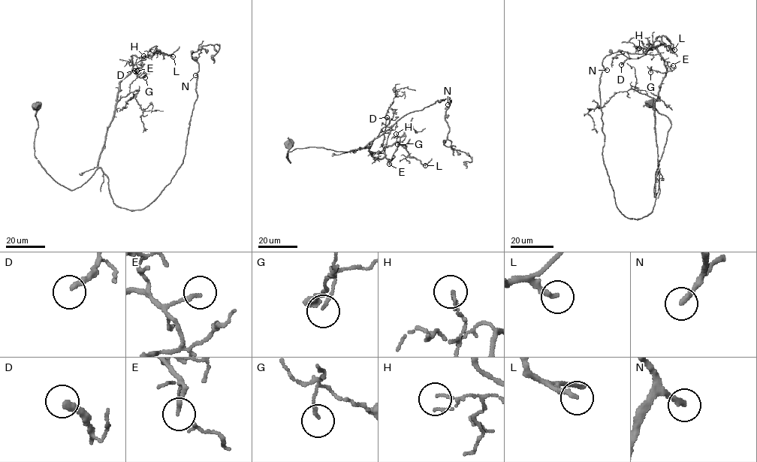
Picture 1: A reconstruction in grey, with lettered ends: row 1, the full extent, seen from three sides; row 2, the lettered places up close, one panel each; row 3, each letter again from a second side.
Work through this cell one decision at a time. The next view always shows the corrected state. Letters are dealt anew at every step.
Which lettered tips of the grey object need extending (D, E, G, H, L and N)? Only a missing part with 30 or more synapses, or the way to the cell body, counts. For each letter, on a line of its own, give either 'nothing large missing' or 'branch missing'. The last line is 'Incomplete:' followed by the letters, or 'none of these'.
D: branch missing
E: nothing large missing
G: nothing large missing
H: nothing large missing
L: branch missing
N: branch missing
Incomplete: D, L, N

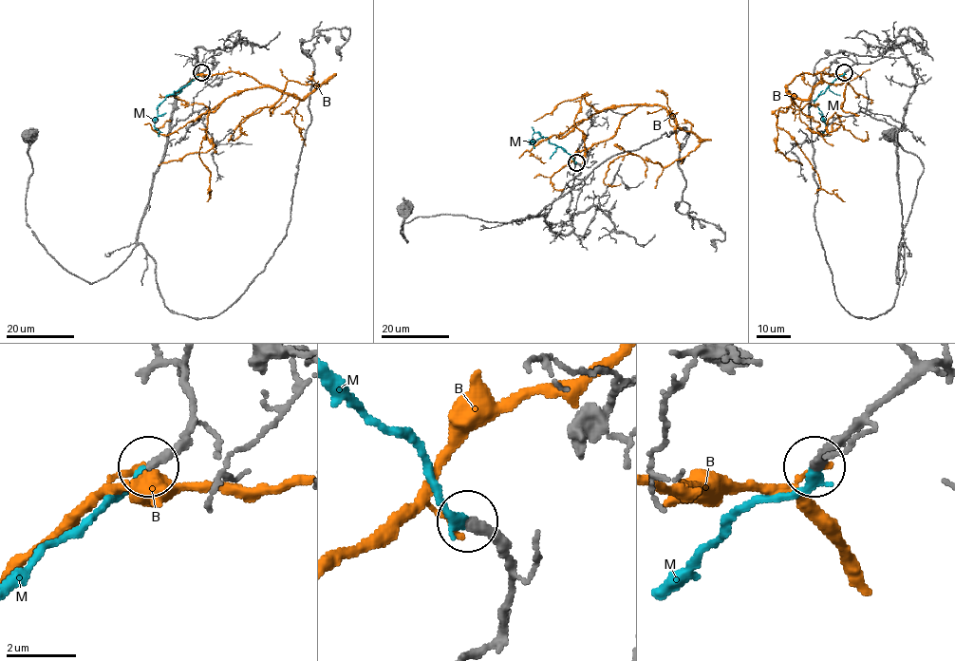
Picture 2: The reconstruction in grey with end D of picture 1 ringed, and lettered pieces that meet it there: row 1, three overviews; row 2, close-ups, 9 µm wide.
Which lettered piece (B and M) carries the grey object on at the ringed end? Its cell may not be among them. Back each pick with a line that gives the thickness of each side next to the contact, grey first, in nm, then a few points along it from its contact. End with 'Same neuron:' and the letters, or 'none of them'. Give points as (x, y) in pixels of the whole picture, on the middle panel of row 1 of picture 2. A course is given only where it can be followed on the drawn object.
M: 280/280 nm | via (576, 162), (570, 154), (538, 133), (532, 135), (530, 142), (533, 141), (534, 148)
Same neuron: M

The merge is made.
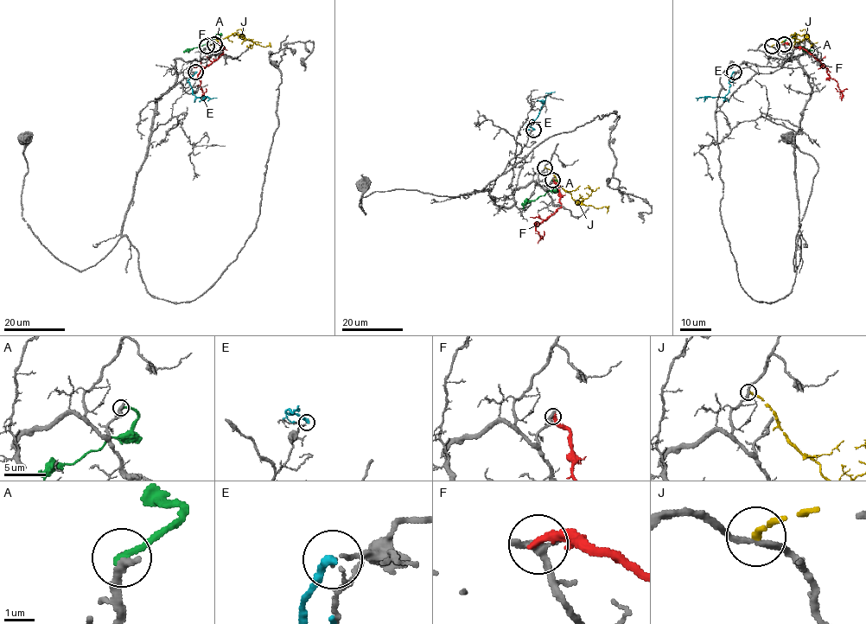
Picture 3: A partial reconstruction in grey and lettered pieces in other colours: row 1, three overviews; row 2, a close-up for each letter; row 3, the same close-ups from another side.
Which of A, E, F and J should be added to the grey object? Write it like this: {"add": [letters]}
{"add": []}

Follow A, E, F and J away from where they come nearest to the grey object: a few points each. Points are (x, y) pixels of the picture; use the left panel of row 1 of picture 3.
A: (214, 44), (220, 38), (184, 51)
E: (195, 72), (188, 79), (194, 94), (216, 98)
F: (215, 44), (220, 44), (223, 53), (198, 75), (202, 92), (206, 88)
J: (206, 46), (232, 35), (242, 35), (266, 47), (269, 42)

